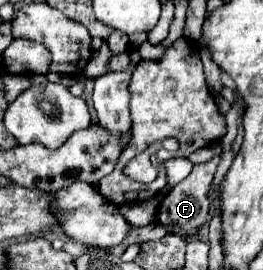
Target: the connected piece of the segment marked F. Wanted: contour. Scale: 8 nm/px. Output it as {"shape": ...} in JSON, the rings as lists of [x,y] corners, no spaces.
{"shape":[[[214,156],[212,160],[208,160],[204,164],[196,164],[192,168],[192,172],[178,186],[174,186],[168,192],[168,196],[164,196],[164,200],[160,204],[160,212],[156,214],[156,220],[164,226],[174,228],[174,234],[180,234],[180,236],[196,234],[198,228],[208,218],[208,210],[210,210],[208,192],[210,192],[210,184],[212,184],[212,178],[214,178],[214,172],[216,172],[218,164],[220,164],[220,156]]]}

